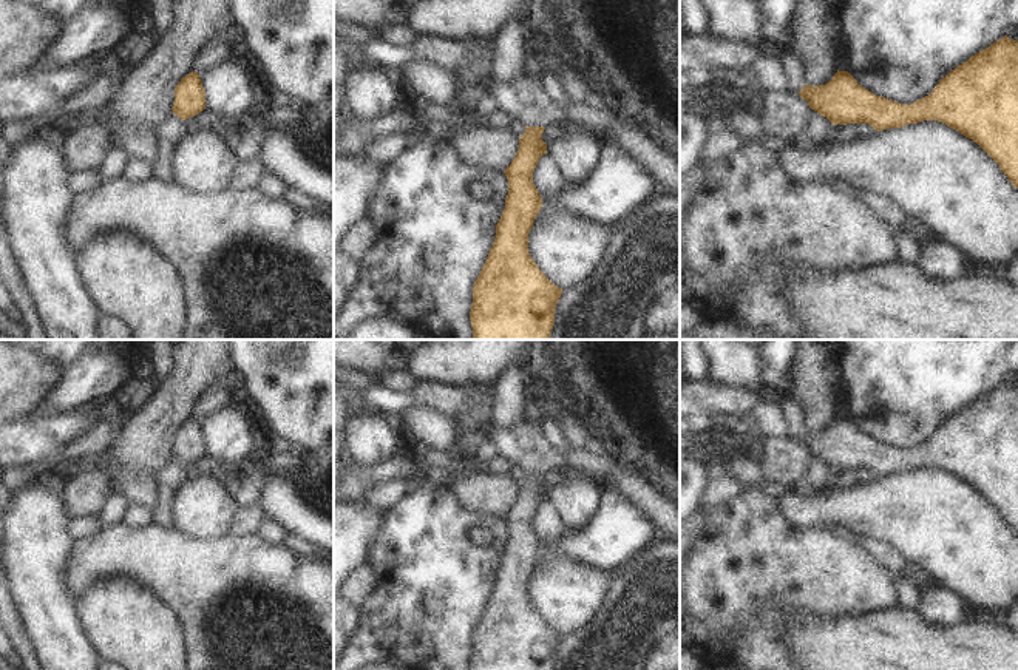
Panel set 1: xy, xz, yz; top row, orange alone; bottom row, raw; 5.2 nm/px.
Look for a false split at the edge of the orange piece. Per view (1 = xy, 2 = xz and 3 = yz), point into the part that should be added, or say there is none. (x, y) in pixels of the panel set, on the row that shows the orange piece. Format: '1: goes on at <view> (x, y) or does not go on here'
1: does not go on here
2: does not go on here
3: does not go on here

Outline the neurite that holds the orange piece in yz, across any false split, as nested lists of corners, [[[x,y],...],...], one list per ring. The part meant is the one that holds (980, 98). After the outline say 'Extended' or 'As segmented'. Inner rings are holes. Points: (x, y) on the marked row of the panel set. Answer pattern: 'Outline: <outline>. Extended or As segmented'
Outline: [[[1004,36],[952,69],[928,96],[910,105],[876,96],[848,71],[839,69],[828,83],[805,85],[799,94],[831,125],[868,124],[881,131],[922,120],[942,122],[976,142],[1018,188],[1018,40]]]. As segmented.

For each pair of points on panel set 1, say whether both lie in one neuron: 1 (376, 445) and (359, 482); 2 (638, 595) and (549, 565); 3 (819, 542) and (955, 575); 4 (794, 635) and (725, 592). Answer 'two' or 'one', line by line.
1: two
2: two
3: two
4: two

